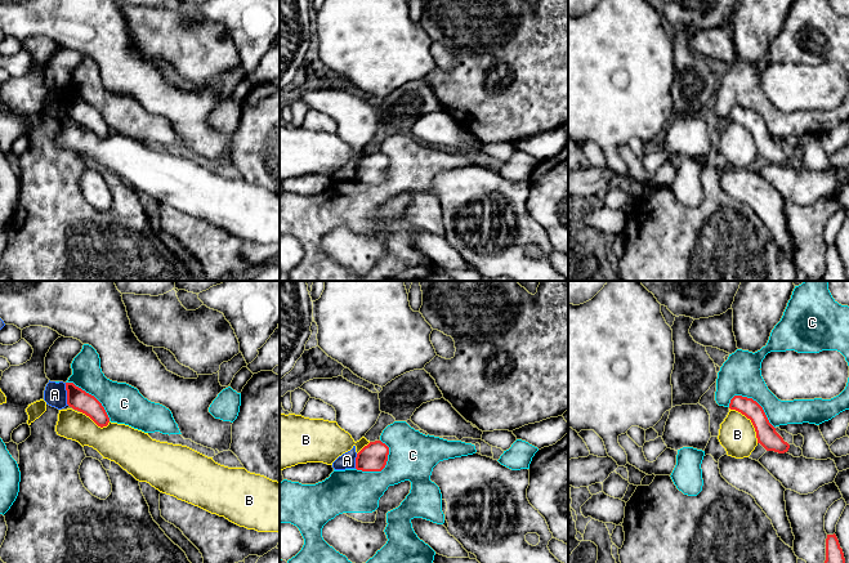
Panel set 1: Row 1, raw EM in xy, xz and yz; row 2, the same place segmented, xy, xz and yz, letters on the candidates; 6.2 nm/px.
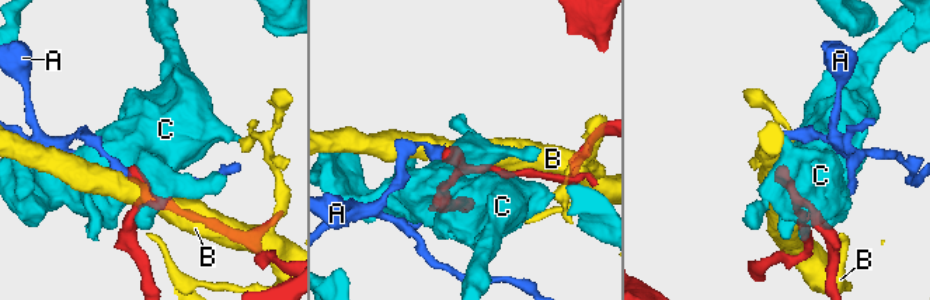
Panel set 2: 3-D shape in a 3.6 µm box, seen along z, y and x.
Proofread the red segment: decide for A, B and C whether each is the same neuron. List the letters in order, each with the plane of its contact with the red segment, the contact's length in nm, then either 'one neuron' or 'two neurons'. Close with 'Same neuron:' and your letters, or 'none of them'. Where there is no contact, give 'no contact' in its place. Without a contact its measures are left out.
A: xy | 150 nm | two neurons
B: yz | 280 nm | two neurons
C: yz | 340 nm | two neurons
Same neuron: none of them

